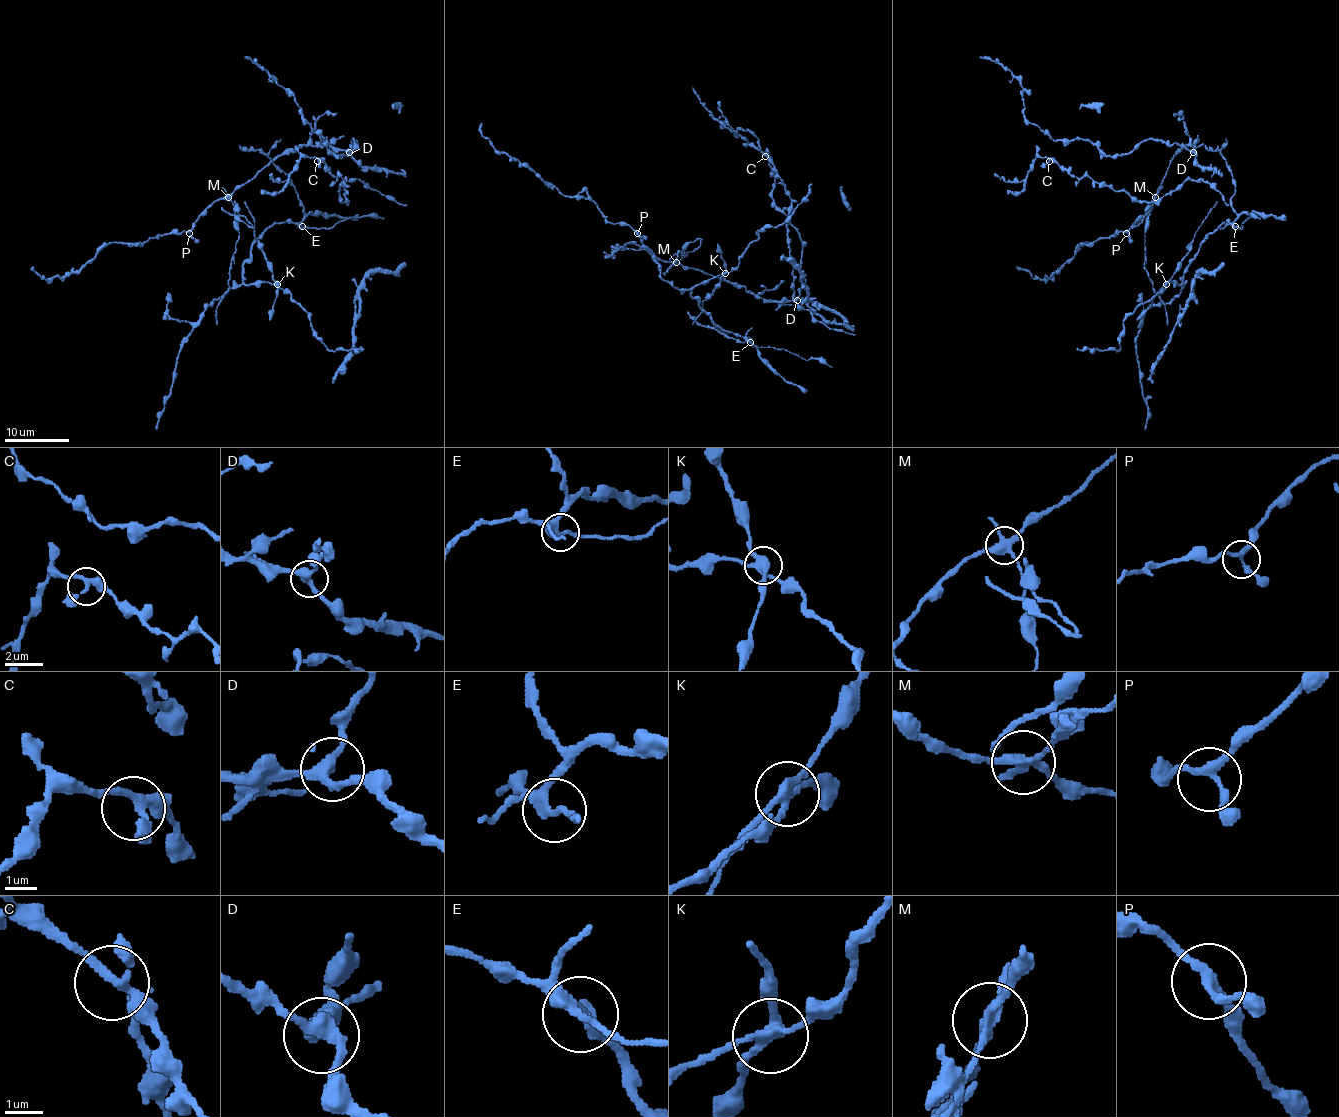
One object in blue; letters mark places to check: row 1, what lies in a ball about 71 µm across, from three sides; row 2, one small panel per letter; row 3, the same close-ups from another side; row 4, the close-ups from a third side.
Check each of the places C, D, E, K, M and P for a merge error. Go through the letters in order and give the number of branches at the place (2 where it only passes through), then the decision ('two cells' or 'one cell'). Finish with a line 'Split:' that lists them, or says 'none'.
C: 3 | one cell
D: 3 | one cell
E: 3 | two cells
K: 4 | two cells
M: 4 | two cells
P: 3 | one cell
Split: E, K, M

